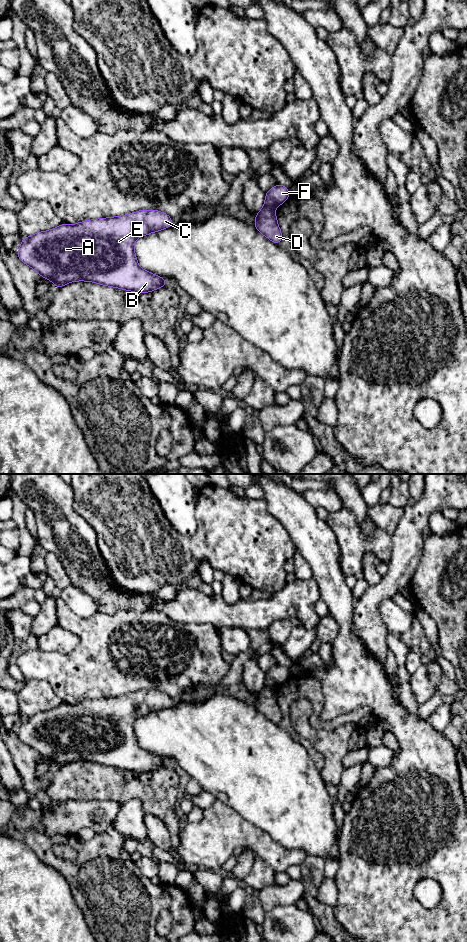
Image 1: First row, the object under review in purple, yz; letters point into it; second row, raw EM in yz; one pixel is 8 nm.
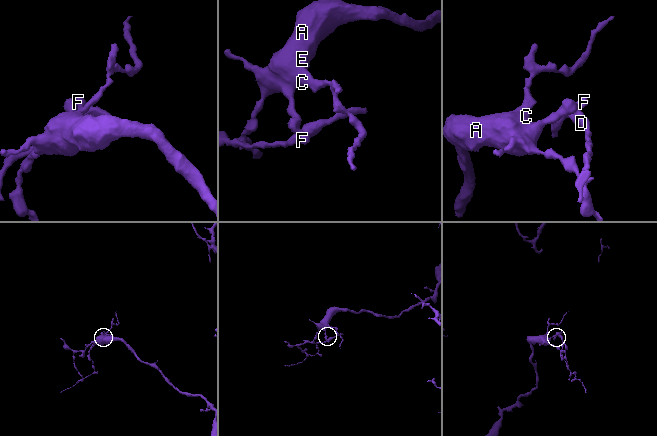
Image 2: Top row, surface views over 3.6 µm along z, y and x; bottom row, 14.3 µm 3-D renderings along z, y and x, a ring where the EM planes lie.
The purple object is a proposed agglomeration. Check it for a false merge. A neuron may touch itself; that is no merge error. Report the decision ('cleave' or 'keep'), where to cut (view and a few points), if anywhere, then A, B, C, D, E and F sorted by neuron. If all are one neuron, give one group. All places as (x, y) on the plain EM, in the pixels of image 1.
cleave | yz (265, 685), (273, 689) | A B C E F / D

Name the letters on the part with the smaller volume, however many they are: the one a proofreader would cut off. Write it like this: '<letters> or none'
D

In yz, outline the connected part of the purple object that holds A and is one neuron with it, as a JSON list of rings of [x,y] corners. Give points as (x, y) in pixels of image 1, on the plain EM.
[[[140,690],[118,697],[86,700],[74,705],[62,703],[57,708],[23,718],[17,736],[21,742],[37,751],[41,757],[52,761],[57,769],[69,762],[89,761],[138,774],[147,773],[168,765],[168,762],[139,747],[134,731],[134,722],[139,717],[170,708],[172,703],[168,694],[158,690]]]

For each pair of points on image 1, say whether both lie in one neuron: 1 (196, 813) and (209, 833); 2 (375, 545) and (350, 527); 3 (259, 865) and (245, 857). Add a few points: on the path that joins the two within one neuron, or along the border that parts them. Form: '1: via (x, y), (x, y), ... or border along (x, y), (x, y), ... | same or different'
1: border along (204, 810), (203, 817), (200, 820), (189, 823) | different
2: via (368, 545), (364, 545), (353, 534) | same
3: border along (255, 854), (250, 872), (243, 879) | different

